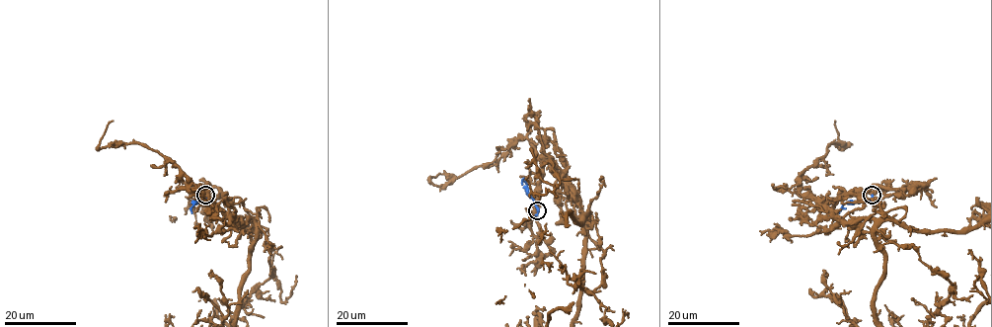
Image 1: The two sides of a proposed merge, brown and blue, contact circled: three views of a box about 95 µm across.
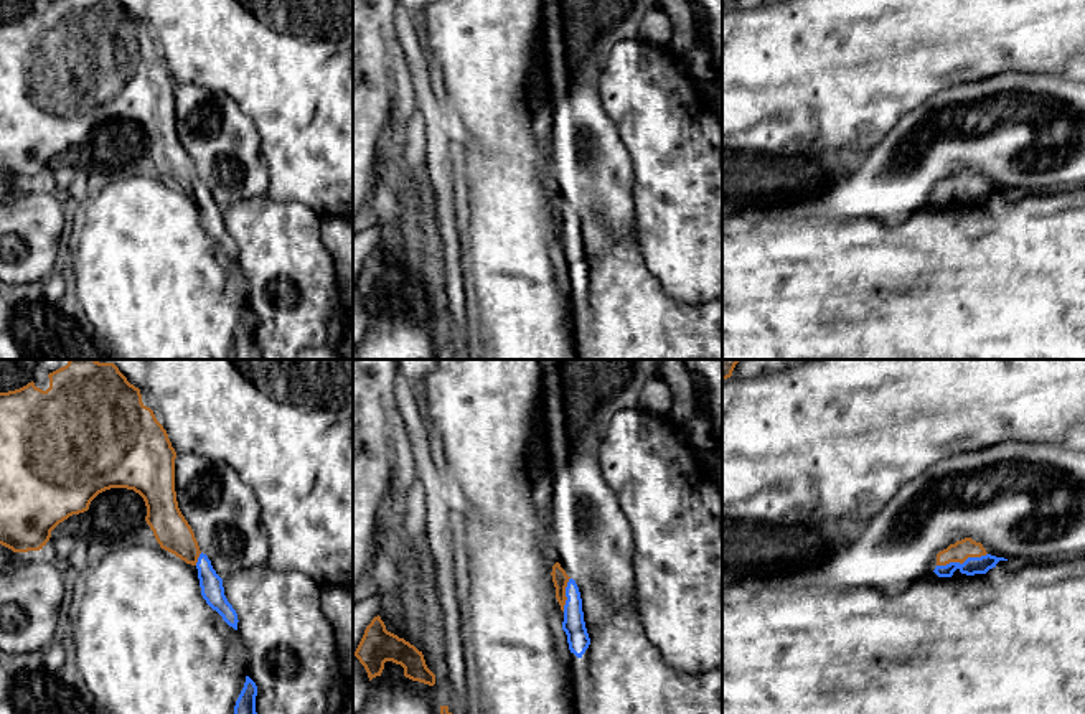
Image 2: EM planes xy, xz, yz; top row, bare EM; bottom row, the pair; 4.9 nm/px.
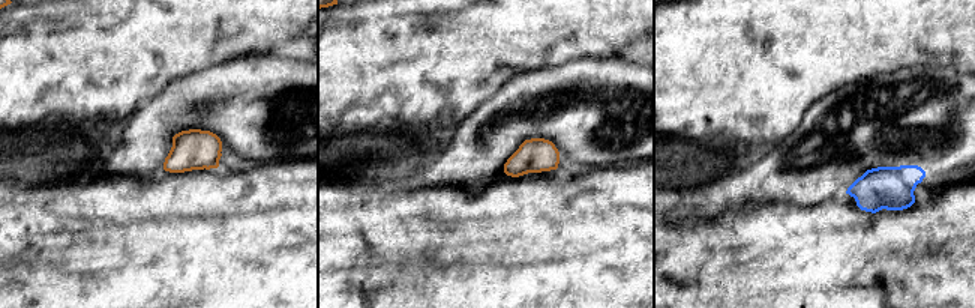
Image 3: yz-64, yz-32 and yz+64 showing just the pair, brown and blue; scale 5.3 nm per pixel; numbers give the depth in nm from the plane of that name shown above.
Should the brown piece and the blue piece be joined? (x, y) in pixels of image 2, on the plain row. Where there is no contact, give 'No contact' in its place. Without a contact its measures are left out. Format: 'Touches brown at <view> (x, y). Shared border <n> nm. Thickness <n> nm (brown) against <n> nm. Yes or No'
Touches brown at yz (962, 193). Shared border 260 nm. Thickness 100 nm (brown) against 90 nm. Yes

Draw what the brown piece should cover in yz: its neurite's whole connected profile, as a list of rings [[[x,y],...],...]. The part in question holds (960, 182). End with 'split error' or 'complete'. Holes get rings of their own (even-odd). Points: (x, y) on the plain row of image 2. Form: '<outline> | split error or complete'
[[[965,168],[937,185],[937,198],[933,203],[938,208],[951,208],[956,200],[966,206],[986,204],[999,191],[1008,190],[991,186],[981,173]]] | split error

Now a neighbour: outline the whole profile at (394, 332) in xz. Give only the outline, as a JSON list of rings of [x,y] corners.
[[[386,292],[383,303],[369,312],[356,359],[440,359],[439,348],[434,317],[406,308],[401,295]]]

